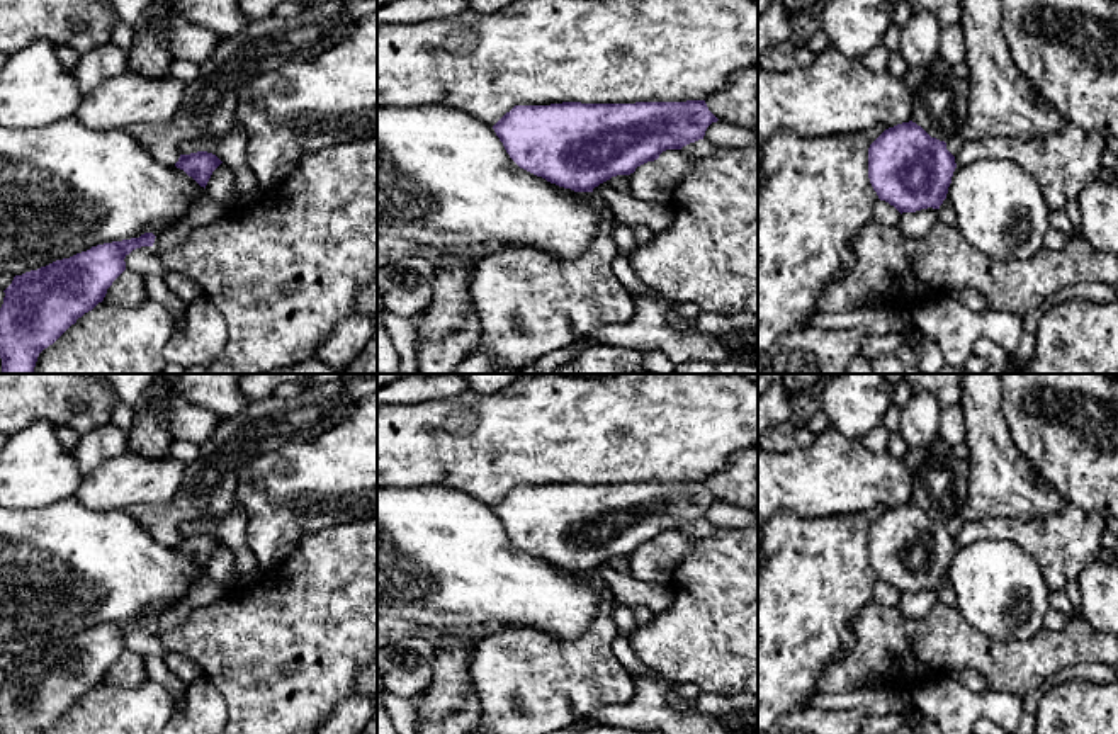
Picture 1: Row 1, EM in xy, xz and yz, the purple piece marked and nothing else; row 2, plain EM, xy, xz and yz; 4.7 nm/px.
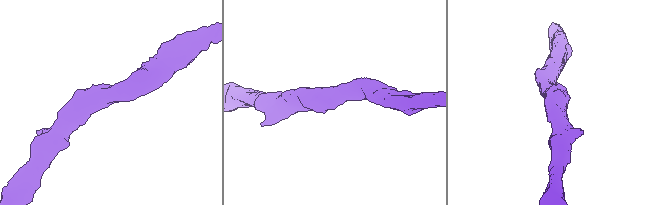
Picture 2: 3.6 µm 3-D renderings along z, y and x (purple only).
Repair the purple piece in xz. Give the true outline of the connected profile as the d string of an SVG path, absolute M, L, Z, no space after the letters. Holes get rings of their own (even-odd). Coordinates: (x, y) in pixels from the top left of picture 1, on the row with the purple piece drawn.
M705 100L635 102L635 104L581 104L515 105L494 126L510 158L523 170L574 192L593 192L595 187L617 175L630 175L637 167L654 161L666 150L703 139L707 127L719 119Z

